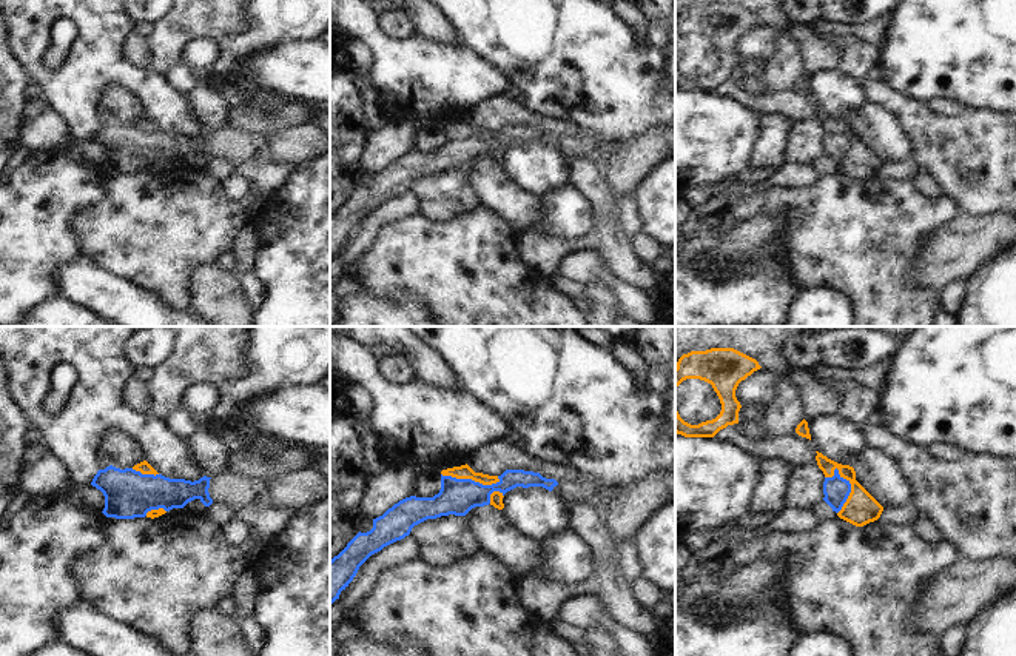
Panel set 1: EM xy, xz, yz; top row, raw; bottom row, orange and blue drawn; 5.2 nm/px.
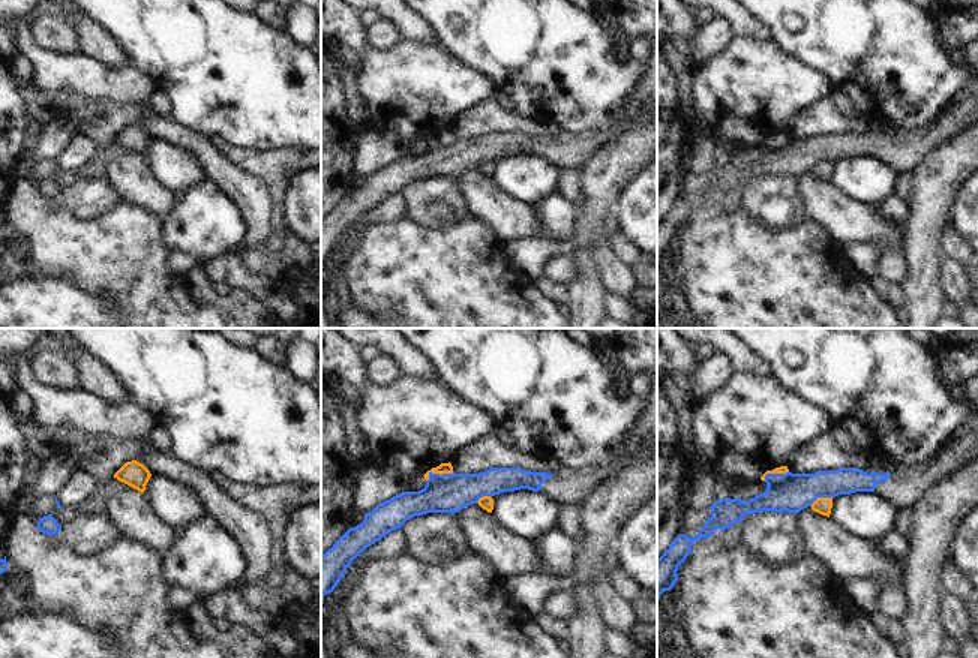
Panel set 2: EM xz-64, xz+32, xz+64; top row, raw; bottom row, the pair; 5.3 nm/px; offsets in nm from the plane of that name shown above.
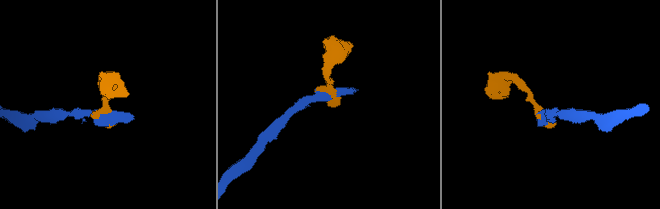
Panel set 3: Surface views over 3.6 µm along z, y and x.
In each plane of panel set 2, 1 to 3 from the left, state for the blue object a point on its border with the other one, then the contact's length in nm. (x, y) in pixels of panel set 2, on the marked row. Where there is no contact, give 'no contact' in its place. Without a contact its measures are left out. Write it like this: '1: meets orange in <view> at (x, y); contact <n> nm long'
1: no contact
2: meets orange in xz+32 at (437, 472); contact 160 nm long
3: meets orange in xz+64 at (774, 472); contact 140 nm long

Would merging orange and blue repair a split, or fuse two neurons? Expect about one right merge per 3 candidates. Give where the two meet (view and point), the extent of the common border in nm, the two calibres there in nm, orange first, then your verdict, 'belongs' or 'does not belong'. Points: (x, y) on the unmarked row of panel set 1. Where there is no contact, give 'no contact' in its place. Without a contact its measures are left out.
contact yz (851, 145); length 240 nm; calibres 170 and 140 nm; does not belong

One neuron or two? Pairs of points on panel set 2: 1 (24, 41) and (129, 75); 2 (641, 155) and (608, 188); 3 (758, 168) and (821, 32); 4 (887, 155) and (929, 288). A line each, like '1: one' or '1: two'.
1: one
2: one
3: two
4: two

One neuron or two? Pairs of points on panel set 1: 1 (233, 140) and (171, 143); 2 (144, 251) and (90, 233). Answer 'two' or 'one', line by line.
1: one
2: one

